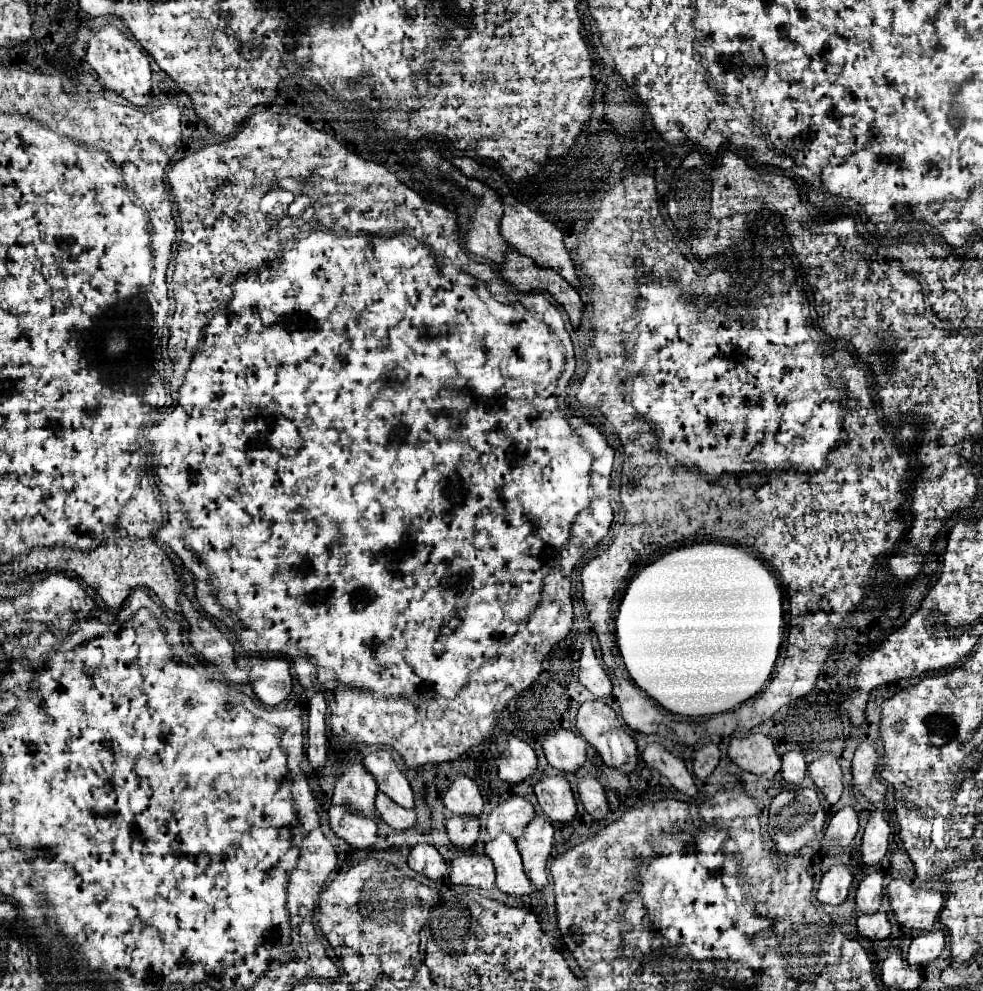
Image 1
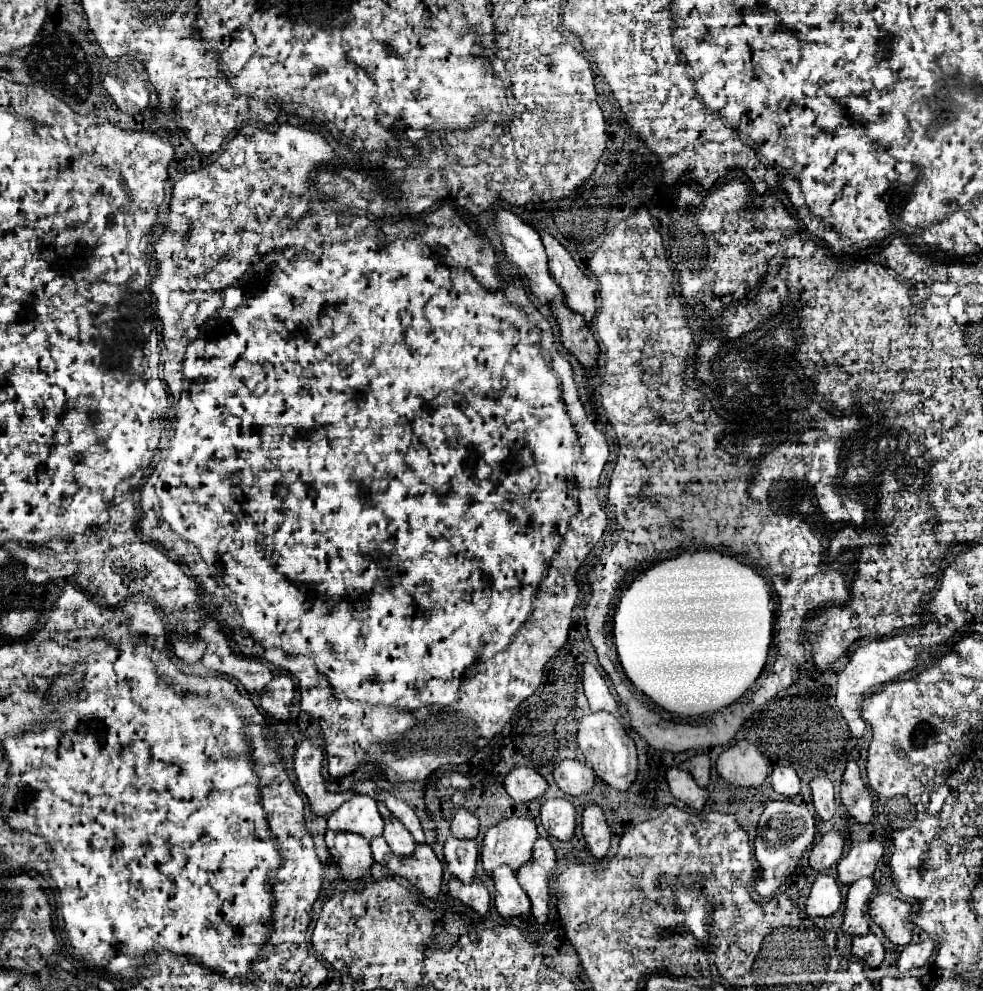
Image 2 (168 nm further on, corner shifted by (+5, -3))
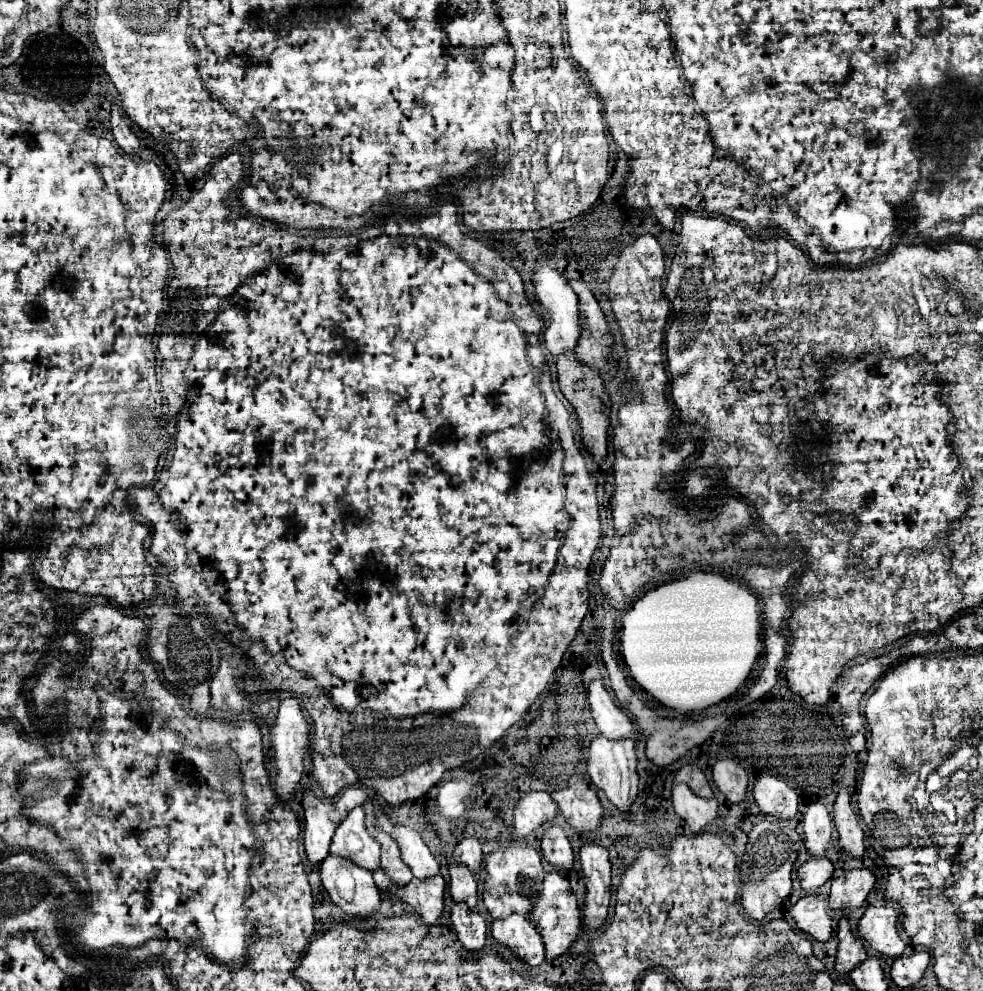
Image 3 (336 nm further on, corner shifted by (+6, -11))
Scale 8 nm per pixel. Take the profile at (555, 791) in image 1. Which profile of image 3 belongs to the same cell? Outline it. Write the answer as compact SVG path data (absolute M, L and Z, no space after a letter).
M549 826L541 838L541 852L547 862L569 870L573 864L573 848L561 826Z

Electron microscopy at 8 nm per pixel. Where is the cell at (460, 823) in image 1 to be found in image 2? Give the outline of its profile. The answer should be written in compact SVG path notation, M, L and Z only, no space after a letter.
M450 836L444 844L444 860L454 878L470 884L476 876L476 860L478 860L476 842L458 840Z

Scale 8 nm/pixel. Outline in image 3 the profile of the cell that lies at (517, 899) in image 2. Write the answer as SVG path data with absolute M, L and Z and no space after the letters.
M511 914L503 920L493 920L491 934L499 944L505 944L523 958L529 966L545 960L545 944L537 926L523 914Z

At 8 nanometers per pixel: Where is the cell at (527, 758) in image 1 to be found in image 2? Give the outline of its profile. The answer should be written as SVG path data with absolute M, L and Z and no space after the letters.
M520 766L520 768L514 768L510 774L506 774L504 788L516 804L528 804L532 800L542 798L548 784L536 770Z

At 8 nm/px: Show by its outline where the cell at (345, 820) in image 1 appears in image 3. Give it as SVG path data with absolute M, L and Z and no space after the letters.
M329 854L321 864L321 882L329 892L331 900L351 916L369 916L377 910L381 896L367 868Z

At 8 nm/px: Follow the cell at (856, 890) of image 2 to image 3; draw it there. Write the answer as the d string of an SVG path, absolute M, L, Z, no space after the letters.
M843 916L839 920L837 938L839 938L839 952L837 952L835 974L847 974L849 970L853 970L859 964L859 960L865 960L865 956L867 956L865 944L851 930L851 924L849 924L849 918L847 916Z

